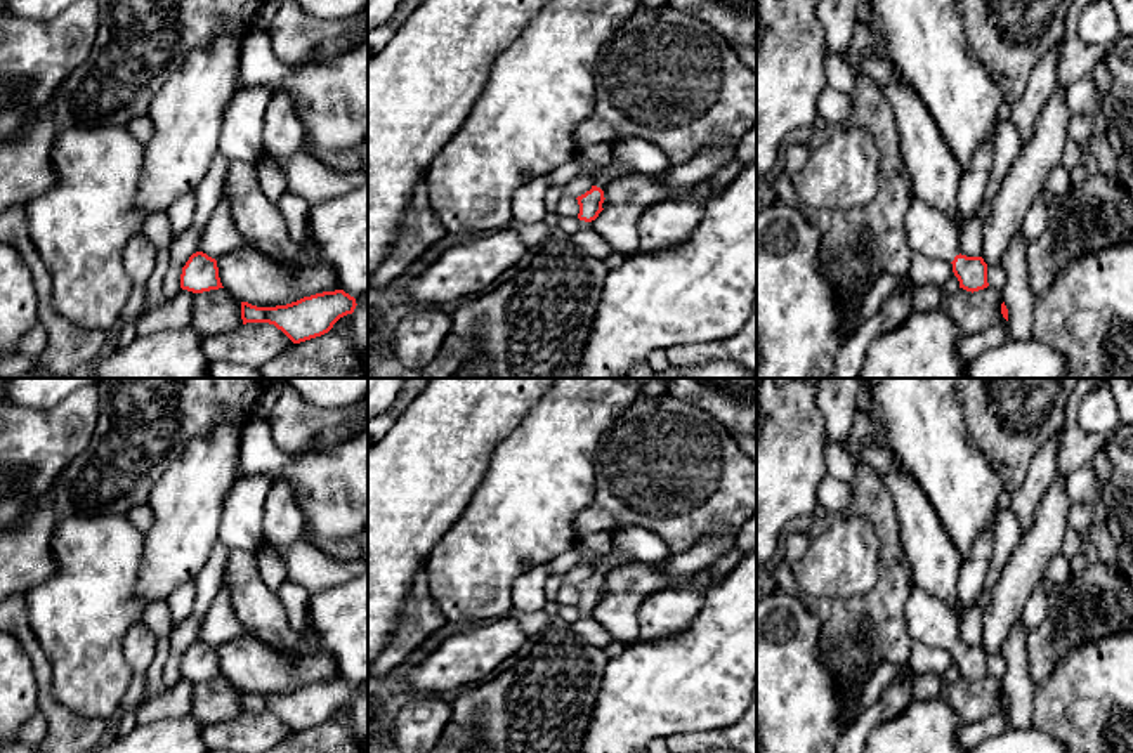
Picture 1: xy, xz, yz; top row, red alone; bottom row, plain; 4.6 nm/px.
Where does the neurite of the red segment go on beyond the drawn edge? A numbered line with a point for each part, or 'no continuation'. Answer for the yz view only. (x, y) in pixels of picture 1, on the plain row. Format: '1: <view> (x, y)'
1: yz (929, 620)

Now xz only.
1: xz (616, 556)

